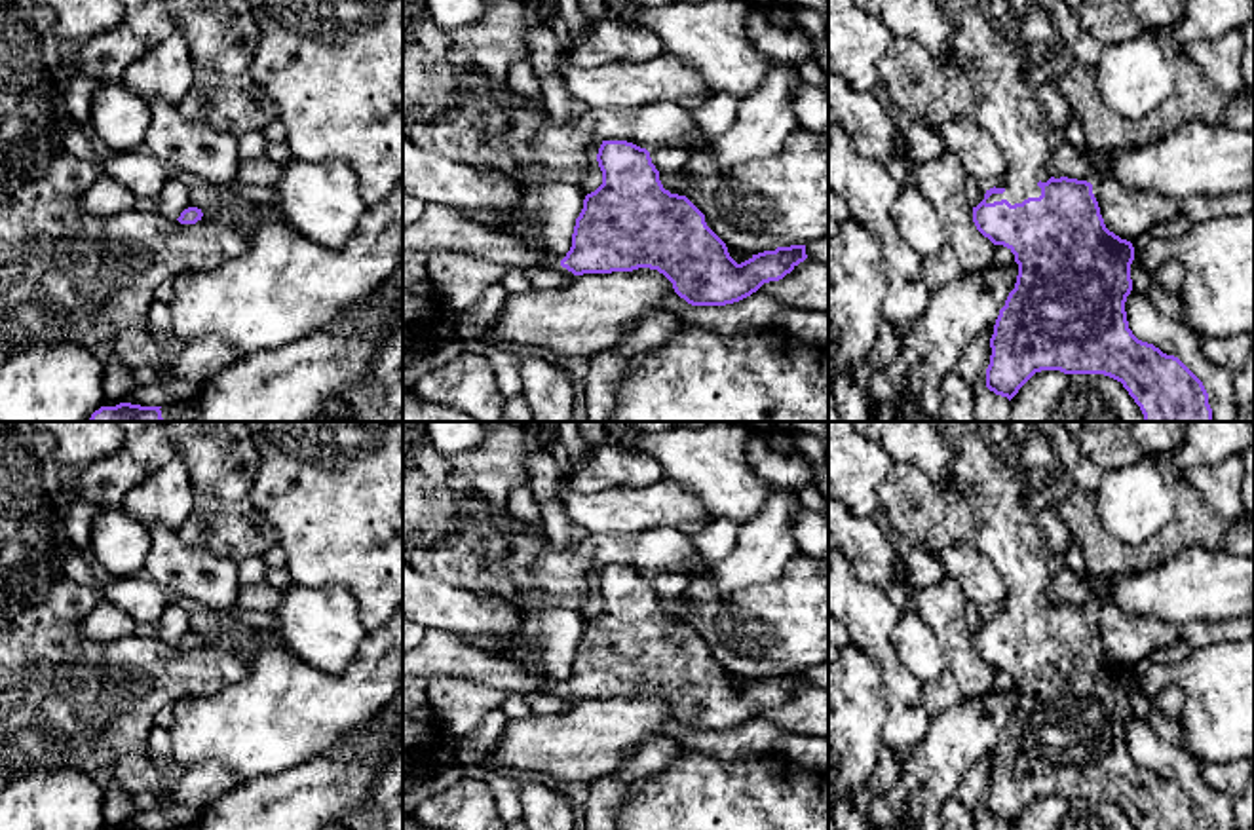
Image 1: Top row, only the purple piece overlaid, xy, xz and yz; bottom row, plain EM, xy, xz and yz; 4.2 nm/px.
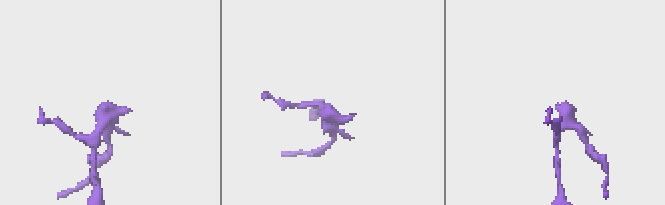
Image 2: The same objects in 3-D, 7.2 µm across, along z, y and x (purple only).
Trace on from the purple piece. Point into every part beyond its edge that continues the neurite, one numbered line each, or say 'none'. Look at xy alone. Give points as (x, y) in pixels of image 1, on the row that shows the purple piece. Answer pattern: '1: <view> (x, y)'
none

